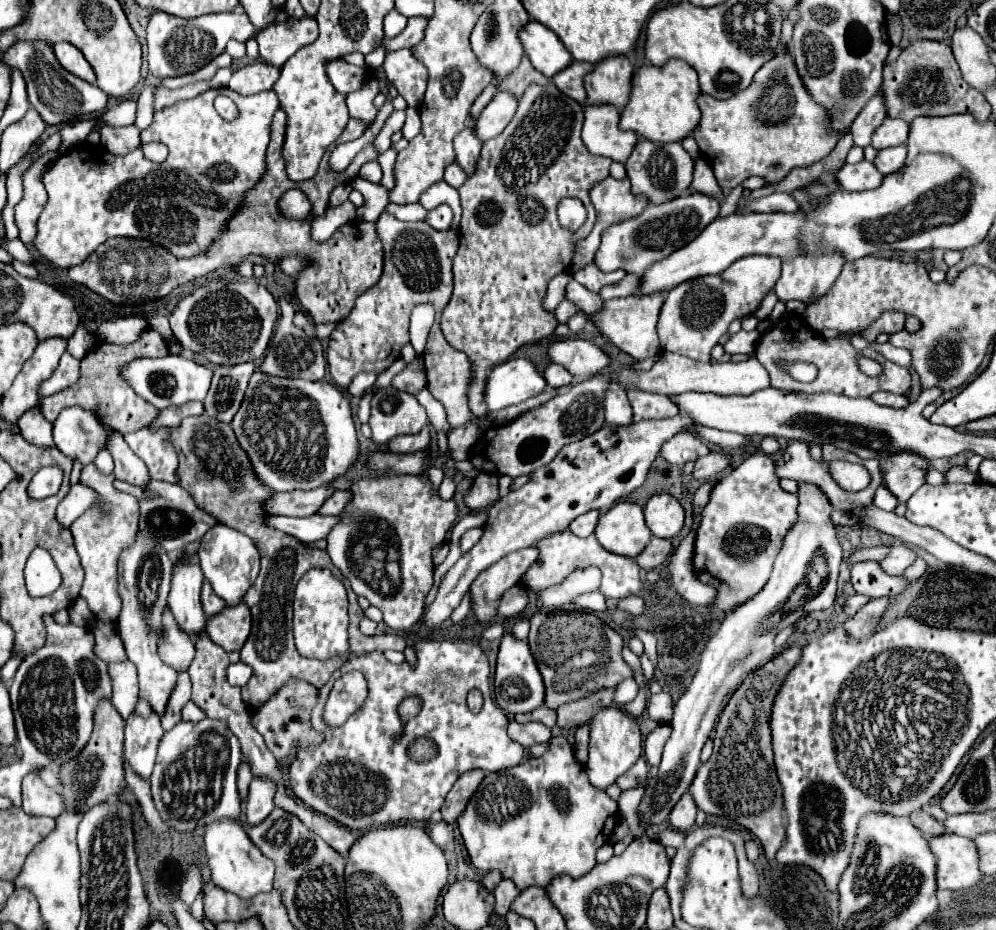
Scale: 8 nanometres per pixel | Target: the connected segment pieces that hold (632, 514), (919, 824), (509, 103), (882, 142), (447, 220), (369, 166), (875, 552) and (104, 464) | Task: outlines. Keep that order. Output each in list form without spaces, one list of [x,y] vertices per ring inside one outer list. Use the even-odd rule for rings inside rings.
[[[616,502],[610,510],[602,512],[594,534],[608,552],[628,558],[640,554],[652,536],[644,524],[642,506],[634,502]]]
[[[922,810],[912,812],[910,822],[912,822],[918,830],[922,830],[926,836],[938,836],[938,834],[944,832],[944,826],[942,826],[940,822],[936,822],[926,810],[924,810],[924,816],[922,816]]]
[[[498,92],[496,98],[492,98],[492,102],[476,118],[474,132],[476,132],[478,140],[488,142],[488,140],[496,138],[510,124],[510,120],[514,118],[516,106],[518,106],[518,102],[512,94]]]
[[[884,118],[880,128],[872,134],[872,146],[876,150],[888,148],[888,146],[900,146],[906,144],[908,138],[908,122],[896,120],[896,118]]]
[[[440,204],[432,210],[428,210],[426,214],[426,222],[434,228],[434,230],[448,230],[452,224],[452,208],[446,204]]]
[[[376,160],[366,162],[366,164],[360,168],[360,176],[366,178],[366,180],[370,180],[370,182],[380,182],[380,180],[382,180],[382,168],[380,168],[380,164],[378,164]]]
[[[878,546],[878,548],[862,548],[862,550],[856,550],[852,556],[850,556],[850,562],[862,562],[862,560],[882,560],[884,556],[888,554],[888,546]]]
[[[100,450],[100,454],[94,460],[94,466],[104,472],[104,474],[112,474],[114,472],[114,464],[112,464],[112,454],[108,450]]]

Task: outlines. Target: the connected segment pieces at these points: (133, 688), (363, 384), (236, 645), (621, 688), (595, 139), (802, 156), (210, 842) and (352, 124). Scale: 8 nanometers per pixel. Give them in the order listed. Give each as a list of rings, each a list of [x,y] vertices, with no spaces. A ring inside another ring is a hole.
[[[130,660],[108,664],[108,674],[112,680],[112,704],[126,720],[138,700],[138,680],[136,666]]]
[[[362,372],[352,380],[352,384],[348,386],[348,392],[352,396],[360,396],[366,388],[370,388],[376,382],[376,378],[378,378],[378,374],[374,374],[374,372]]]
[[[244,602],[236,604],[236,608],[224,608],[224,612],[218,612],[216,616],[210,616],[206,620],[206,634],[210,640],[218,646],[222,646],[226,652],[240,650],[250,634],[250,610]]]
[[[626,678],[624,682],[620,682],[620,684],[618,684],[614,702],[616,702],[618,706],[622,706],[622,704],[628,704],[628,702],[632,702],[632,700],[636,698],[638,690],[640,690],[640,688],[638,688],[638,684],[634,682],[634,678]]]
[[[584,104],[582,140],[590,154],[608,156],[614,162],[626,162],[638,136],[618,128],[620,110],[612,104]]]
[[[780,46],[776,56],[764,64],[746,92],[728,100],[716,100],[708,94],[698,96],[702,112],[700,128],[694,138],[702,158],[710,162],[718,186],[726,192],[750,176],[762,176],[770,184],[782,180],[792,168],[808,166],[824,158],[836,146],[840,132],[832,132],[828,108],[820,108],[796,72],[794,56],[788,46]]]
[[[222,820],[222,822],[212,822],[206,828],[204,836],[206,844],[206,854],[212,870],[212,882],[220,886],[222,890],[228,890],[236,896],[242,896],[242,900],[250,900],[258,892],[272,892],[274,890],[274,864],[268,860],[246,836],[240,824],[234,820]]]
[[[350,118],[350,122],[348,122],[348,126],[342,132],[342,135],[338,137],[342,142],[336,142],[336,144],[342,144],[343,142],[350,142],[350,140],[356,140],[356,138],[360,138],[362,136],[362,132],[368,128],[368,124],[364,124],[364,122],[360,122],[360,120],[354,120],[354,118]]]

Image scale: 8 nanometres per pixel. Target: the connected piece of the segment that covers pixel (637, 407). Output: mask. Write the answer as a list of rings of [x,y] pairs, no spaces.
[[[626,390],[626,394],[634,410],[634,422],[648,418],[672,418],[678,414],[678,406],[668,396],[636,390]]]

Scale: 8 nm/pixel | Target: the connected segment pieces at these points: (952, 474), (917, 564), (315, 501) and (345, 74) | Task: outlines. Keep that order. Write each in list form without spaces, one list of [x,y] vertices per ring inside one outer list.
[[[954,466],[954,468],[950,468],[950,470],[944,474],[944,478],[946,478],[946,482],[964,482],[964,484],[972,484],[972,482],[976,482],[978,474],[970,472],[966,466]]]
[[[916,558],[916,560],[914,560],[914,564],[912,564],[910,568],[906,568],[904,576],[906,576],[906,578],[910,578],[910,580],[916,580],[916,578],[920,578],[920,576],[926,572],[926,568],[928,568],[926,560],[924,560],[924,558]]]
[[[320,486],[314,490],[294,490],[294,492],[284,492],[270,500],[266,508],[274,514],[286,514],[286,516],[310,516],[320,510],[320,504],[328,500],[332,494],[332,486]]]
[[[342,58],[332,60],[326,66],[326,74],[328,74],[330,82],[334,84],[334,88],[338,92],[344,92],[344,94],[350,94],[350,92],[356,92],[356,90],[364,88],[364,84],[370,78],[370,72],[366,72],[358,66],[352,66],[352,64],[344,62]]]

